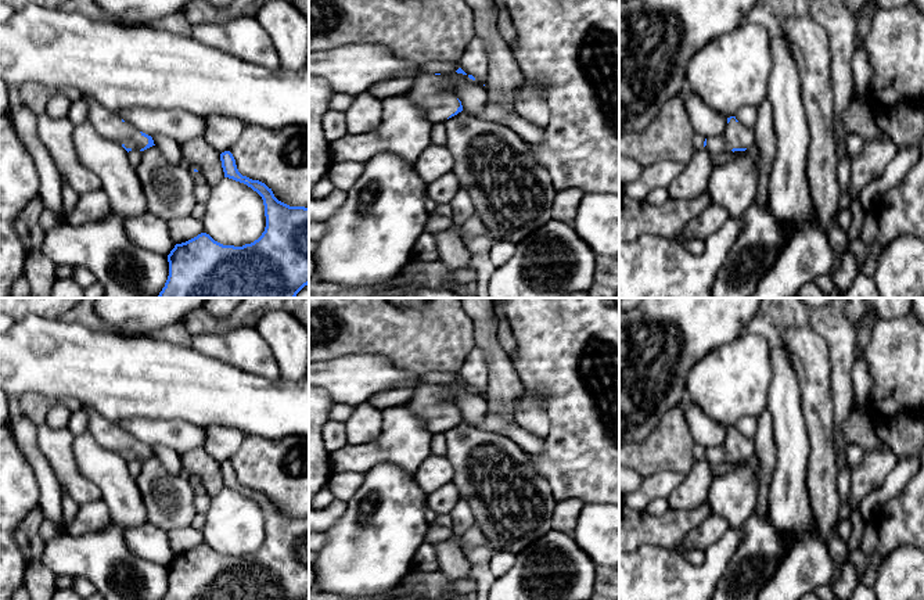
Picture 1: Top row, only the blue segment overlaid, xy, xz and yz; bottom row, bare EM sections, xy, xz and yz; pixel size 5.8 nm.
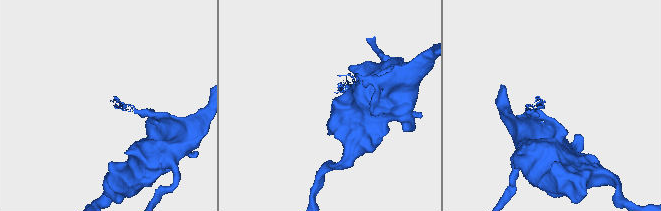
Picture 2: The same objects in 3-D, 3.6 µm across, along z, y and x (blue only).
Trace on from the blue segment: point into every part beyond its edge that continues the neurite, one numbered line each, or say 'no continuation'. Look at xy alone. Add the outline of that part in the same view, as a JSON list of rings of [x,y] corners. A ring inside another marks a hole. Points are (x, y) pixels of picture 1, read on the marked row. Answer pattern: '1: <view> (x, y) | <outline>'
1: xy (107, 124) | [[[83,98],[89,107],[87,121],[98,134],[132,150],[141,150],[148,144],[148,139],[140,130],[123,122],[115,112],[104,108],[93,98]]]

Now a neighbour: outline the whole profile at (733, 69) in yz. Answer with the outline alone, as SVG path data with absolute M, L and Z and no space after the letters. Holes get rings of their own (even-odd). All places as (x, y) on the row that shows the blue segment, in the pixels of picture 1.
M743 21L731 32L707 43L687 64L686 86L718 114L734 116L744 105L759 107L767 97L772 72L769 32L758 25Z

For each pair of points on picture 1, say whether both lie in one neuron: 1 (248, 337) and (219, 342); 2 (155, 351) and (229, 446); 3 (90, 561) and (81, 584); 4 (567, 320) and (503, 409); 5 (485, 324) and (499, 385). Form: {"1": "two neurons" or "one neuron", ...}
{"1": "one neuron", "2": "two neurons", "3": "two neurons", "4": "two neurons", "5": "one neuron"}

